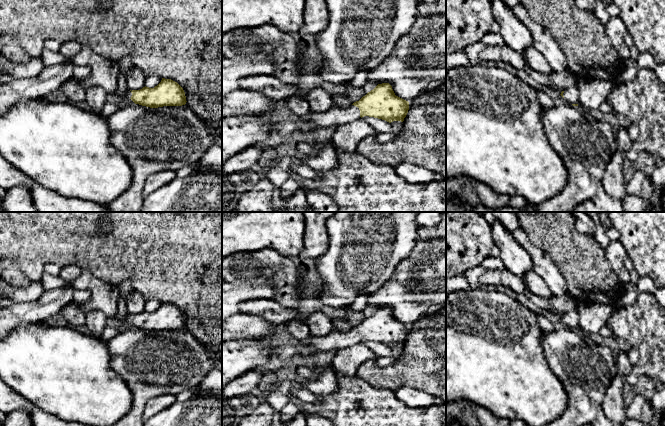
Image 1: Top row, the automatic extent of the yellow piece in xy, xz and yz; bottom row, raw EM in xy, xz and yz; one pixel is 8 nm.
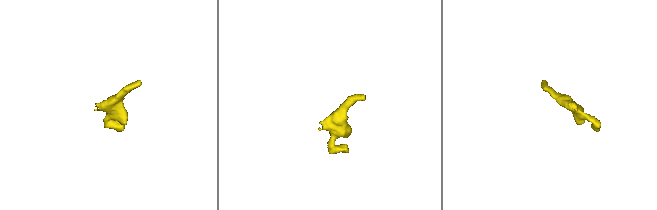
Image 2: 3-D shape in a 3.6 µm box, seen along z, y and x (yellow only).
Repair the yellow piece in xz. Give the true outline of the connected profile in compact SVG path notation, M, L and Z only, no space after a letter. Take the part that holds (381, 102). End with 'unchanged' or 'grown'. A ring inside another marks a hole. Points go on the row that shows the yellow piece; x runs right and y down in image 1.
M389 83L378 84L359 101L348 108L335 104L325 112L308 113L308 120L315 127L340 126L356 121L364 116L393 121L404 121L409 110L409 102L396 96Z; grown

